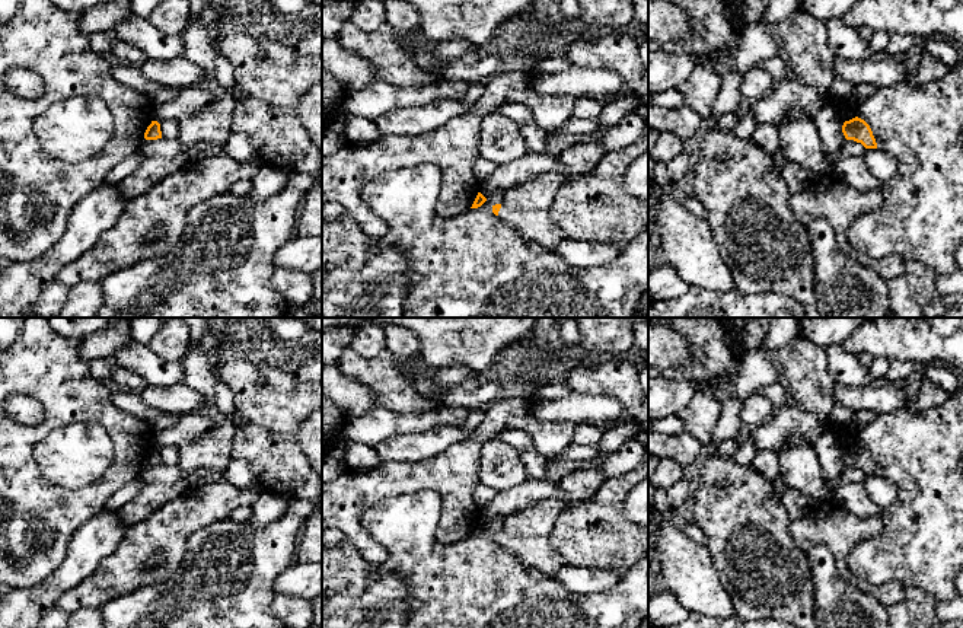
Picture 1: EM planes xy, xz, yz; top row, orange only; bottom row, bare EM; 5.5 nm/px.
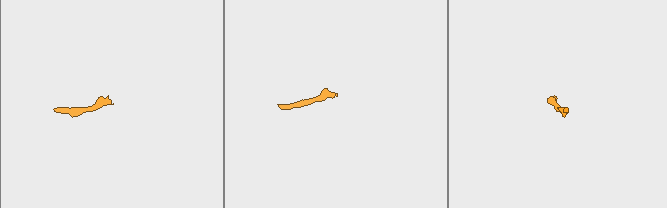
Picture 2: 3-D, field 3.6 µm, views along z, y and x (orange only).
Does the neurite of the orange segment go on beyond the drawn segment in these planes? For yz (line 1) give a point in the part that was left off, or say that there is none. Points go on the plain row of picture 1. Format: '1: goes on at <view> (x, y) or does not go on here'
1: does not go on here

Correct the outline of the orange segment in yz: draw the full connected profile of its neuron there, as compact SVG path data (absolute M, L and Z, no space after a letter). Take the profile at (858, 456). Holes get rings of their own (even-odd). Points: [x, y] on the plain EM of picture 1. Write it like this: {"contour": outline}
{"contour": "M858 443L845 447L842 452L842 459L846 466L861 469L865 475L877 475L870 452Z"}

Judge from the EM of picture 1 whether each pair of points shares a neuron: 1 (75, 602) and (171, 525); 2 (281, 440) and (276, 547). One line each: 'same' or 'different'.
1: same
2: different

